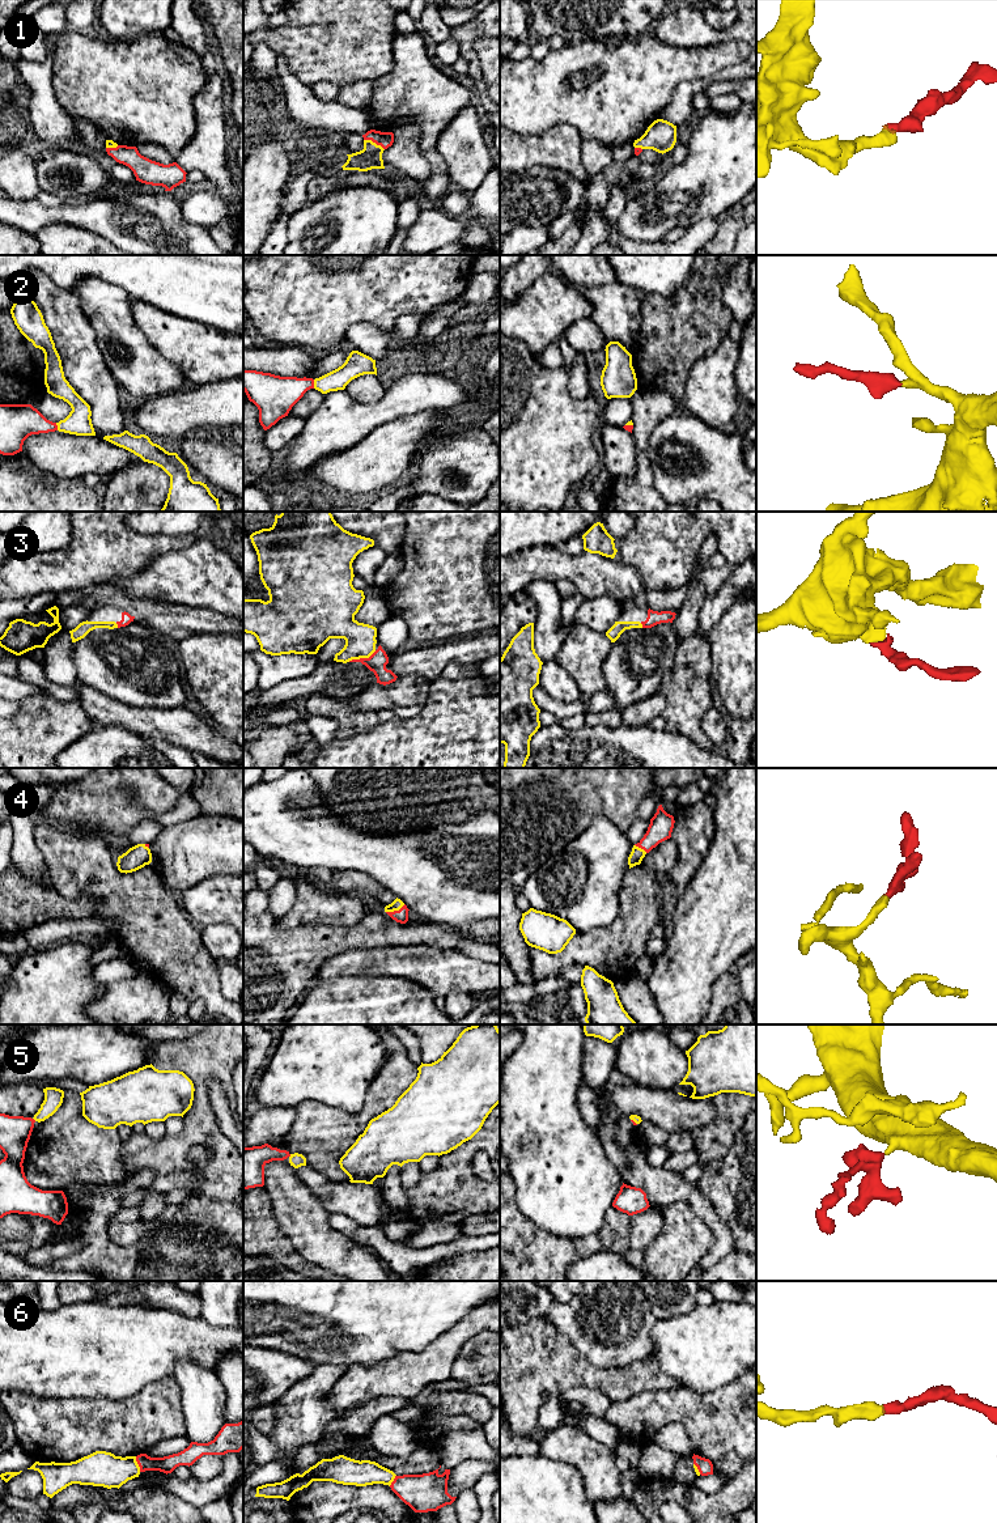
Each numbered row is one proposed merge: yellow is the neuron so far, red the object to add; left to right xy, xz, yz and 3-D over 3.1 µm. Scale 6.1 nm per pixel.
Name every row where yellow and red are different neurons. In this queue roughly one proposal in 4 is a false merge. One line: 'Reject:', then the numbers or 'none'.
Reject: none

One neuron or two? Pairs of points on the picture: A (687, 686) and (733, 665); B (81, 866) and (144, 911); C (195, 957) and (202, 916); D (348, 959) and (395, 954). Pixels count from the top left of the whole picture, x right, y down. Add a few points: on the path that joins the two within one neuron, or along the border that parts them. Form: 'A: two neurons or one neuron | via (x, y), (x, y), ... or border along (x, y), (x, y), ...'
A: two neurons | border along (711, 644), (712, 682), (715, 688)
B: one neuron | via (97, 877), (121, 898), (128, 899)
C: two neurons | border along (181, 907), (199, 928)
D: one neuron | via (360, 959), (384, 959)

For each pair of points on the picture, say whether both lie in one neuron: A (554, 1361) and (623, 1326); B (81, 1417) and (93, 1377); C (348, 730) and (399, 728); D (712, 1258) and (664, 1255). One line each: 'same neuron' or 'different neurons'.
A: different neurons
B: different neurons
C: different neurons
D: different neurons

